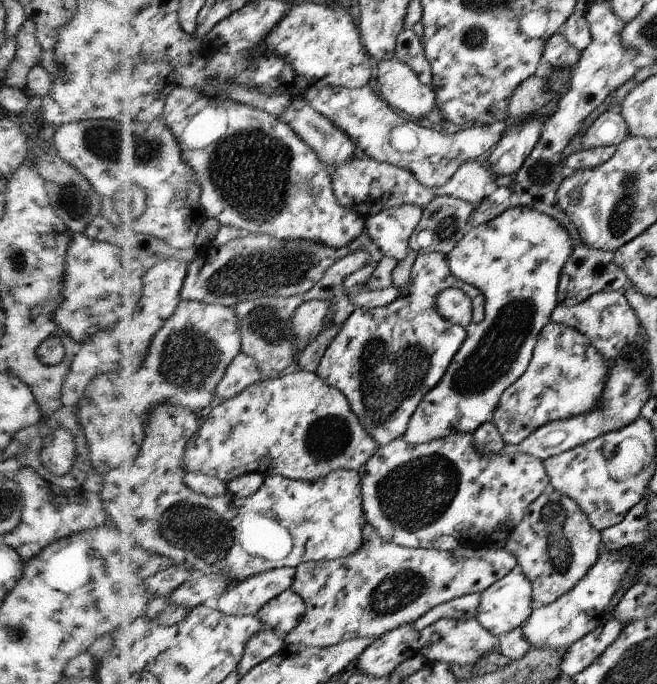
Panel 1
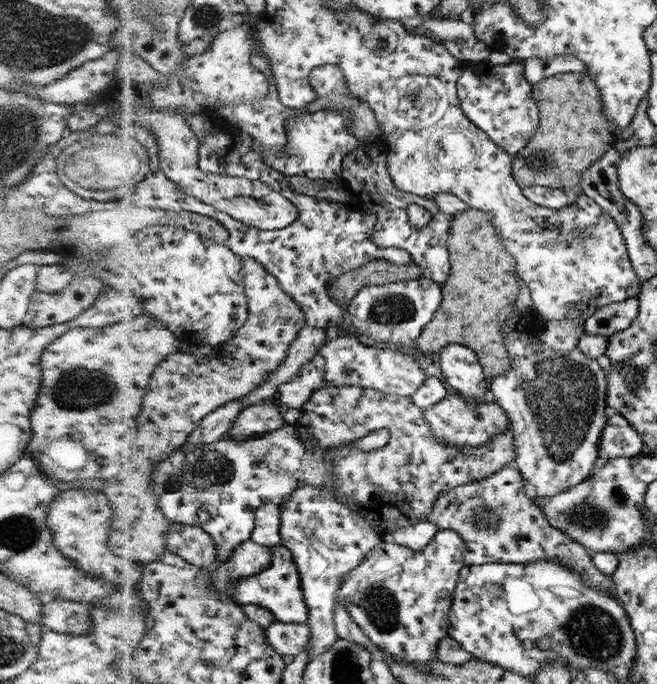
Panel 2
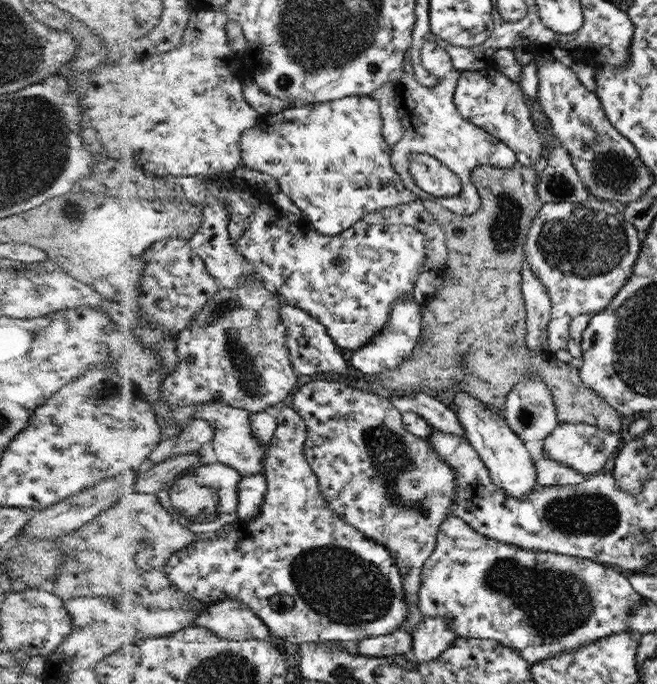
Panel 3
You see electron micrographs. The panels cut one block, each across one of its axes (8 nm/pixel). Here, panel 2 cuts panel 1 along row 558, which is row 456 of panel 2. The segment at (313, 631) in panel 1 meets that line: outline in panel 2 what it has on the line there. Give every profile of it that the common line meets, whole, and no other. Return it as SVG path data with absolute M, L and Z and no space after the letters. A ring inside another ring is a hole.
M357 385L317 388L301 410L301 418L294 424L300 439L308 442L310 448L338 452L334 460L338 500L372 522L385 539L392 526L403 528L409 522L423 520L441 492L486 478L513 464L516 458L515 434L509 426L477 448L444 445L432 435L423 412L411 400ZM379 429L388 432L388 442L381 448L345 452L352 442Z

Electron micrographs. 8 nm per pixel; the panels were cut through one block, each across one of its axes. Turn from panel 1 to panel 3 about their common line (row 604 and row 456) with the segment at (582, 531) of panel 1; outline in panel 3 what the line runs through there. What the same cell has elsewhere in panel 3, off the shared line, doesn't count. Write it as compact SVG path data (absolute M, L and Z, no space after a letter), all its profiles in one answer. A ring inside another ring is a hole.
M542 452L542 455L543 456L536 462L536 475L540 486L571 486L573 484L584 482L585 476L583 474L569 468L568 465L560 464L559 461L553 460L552 457L546 456L544 452Z

